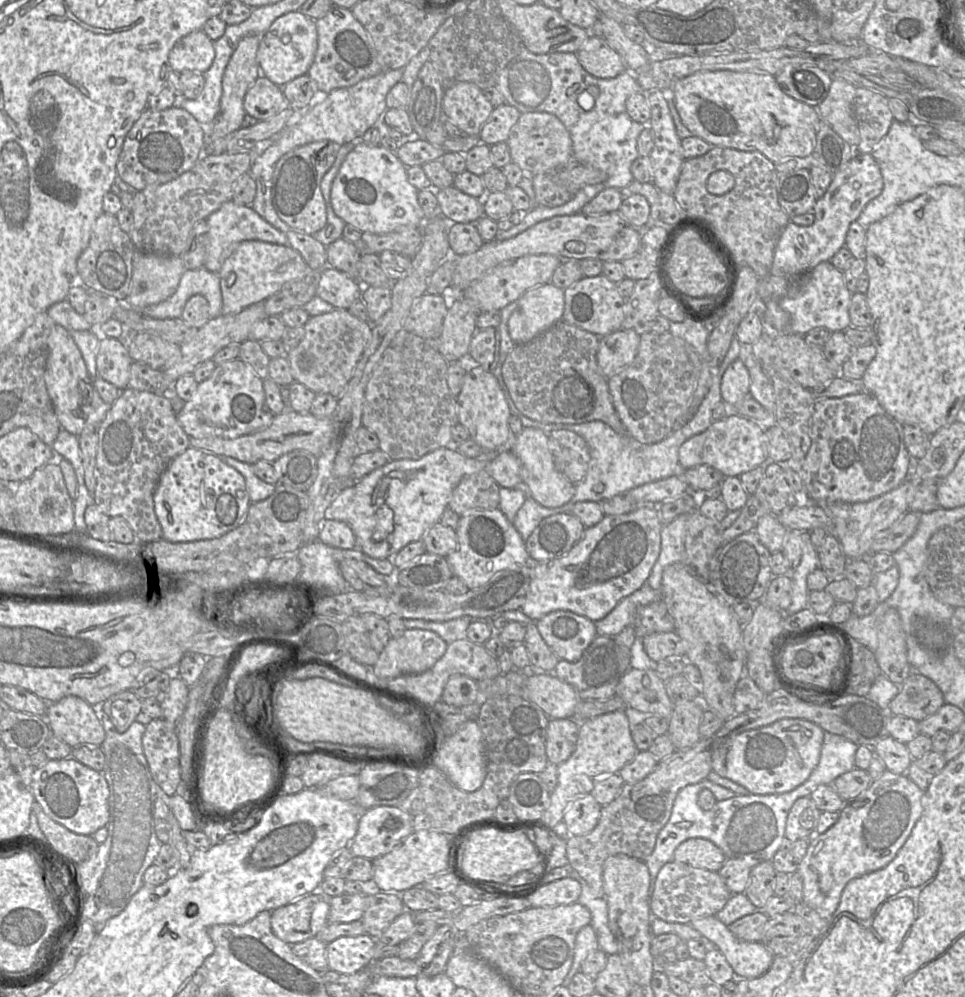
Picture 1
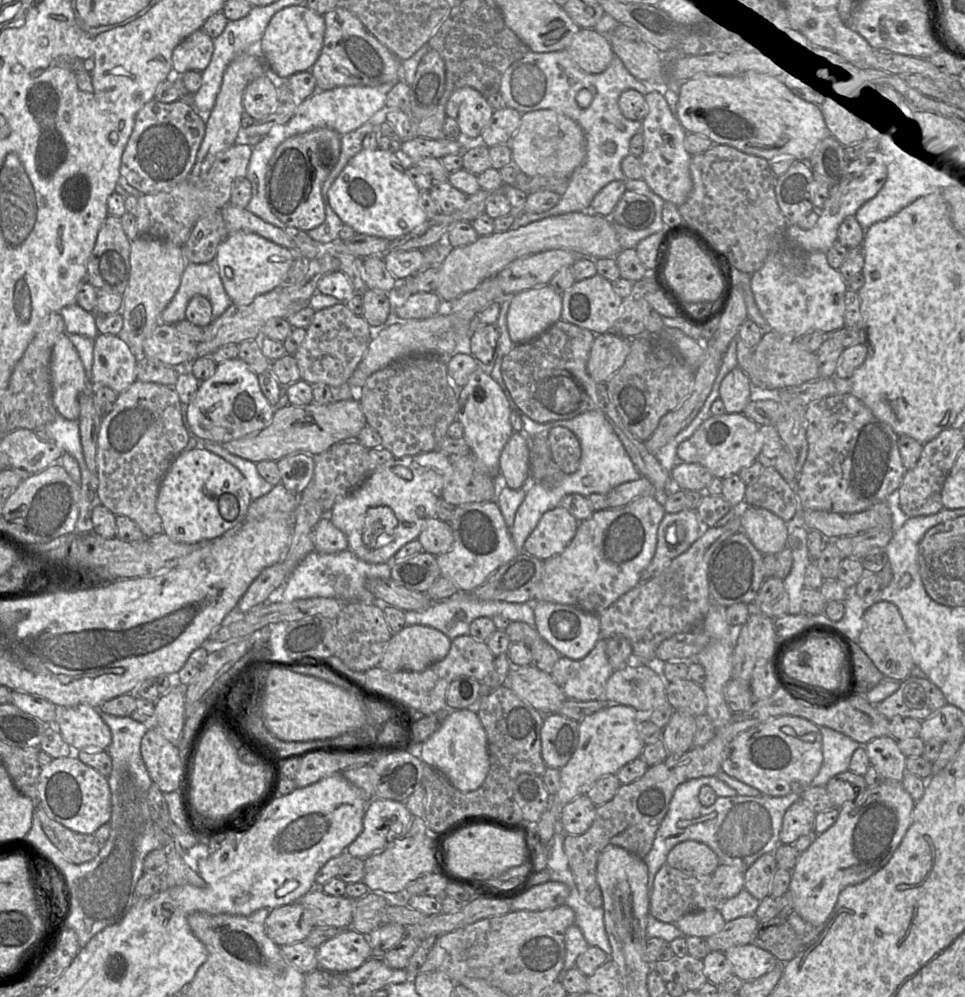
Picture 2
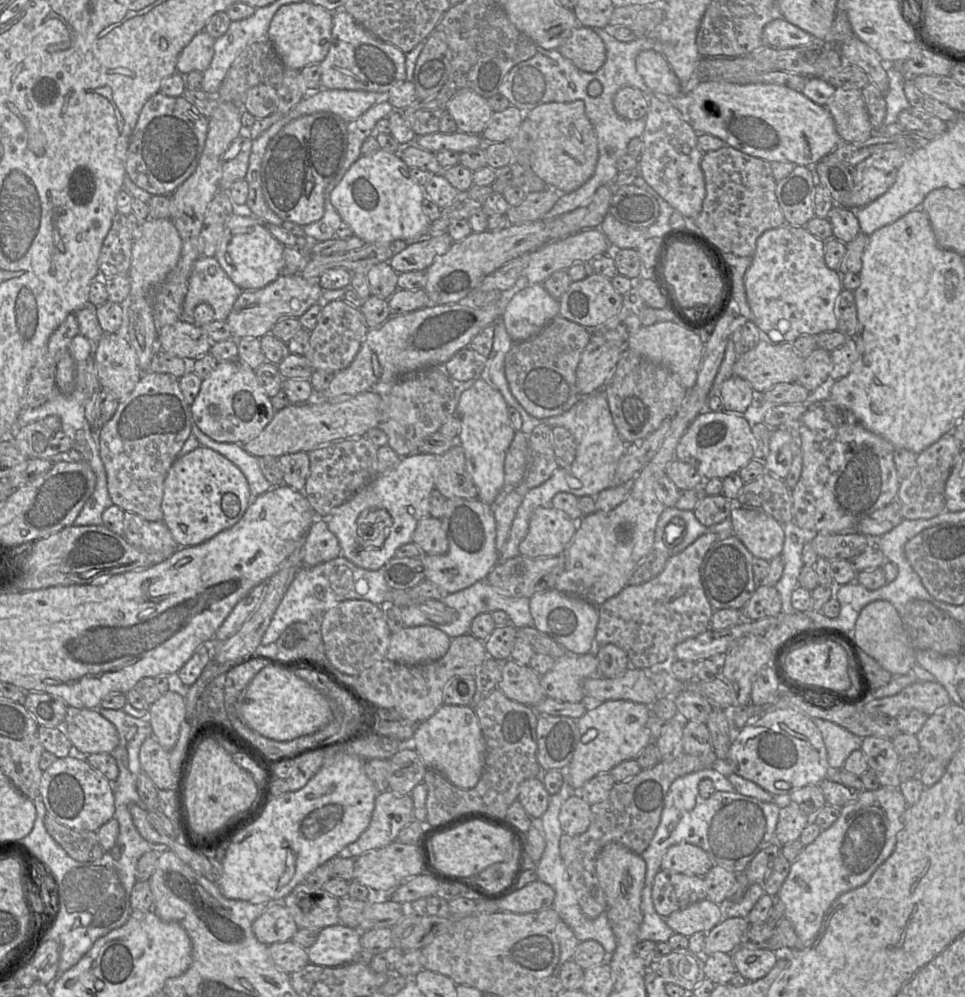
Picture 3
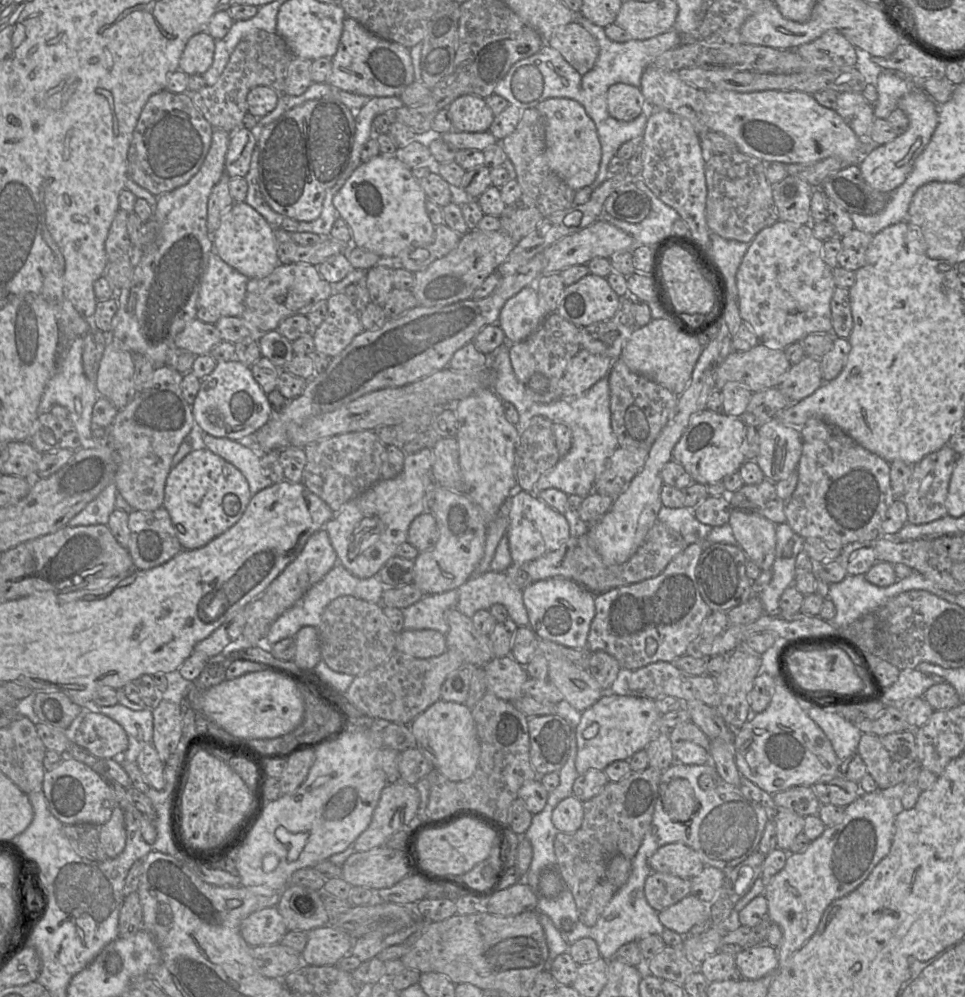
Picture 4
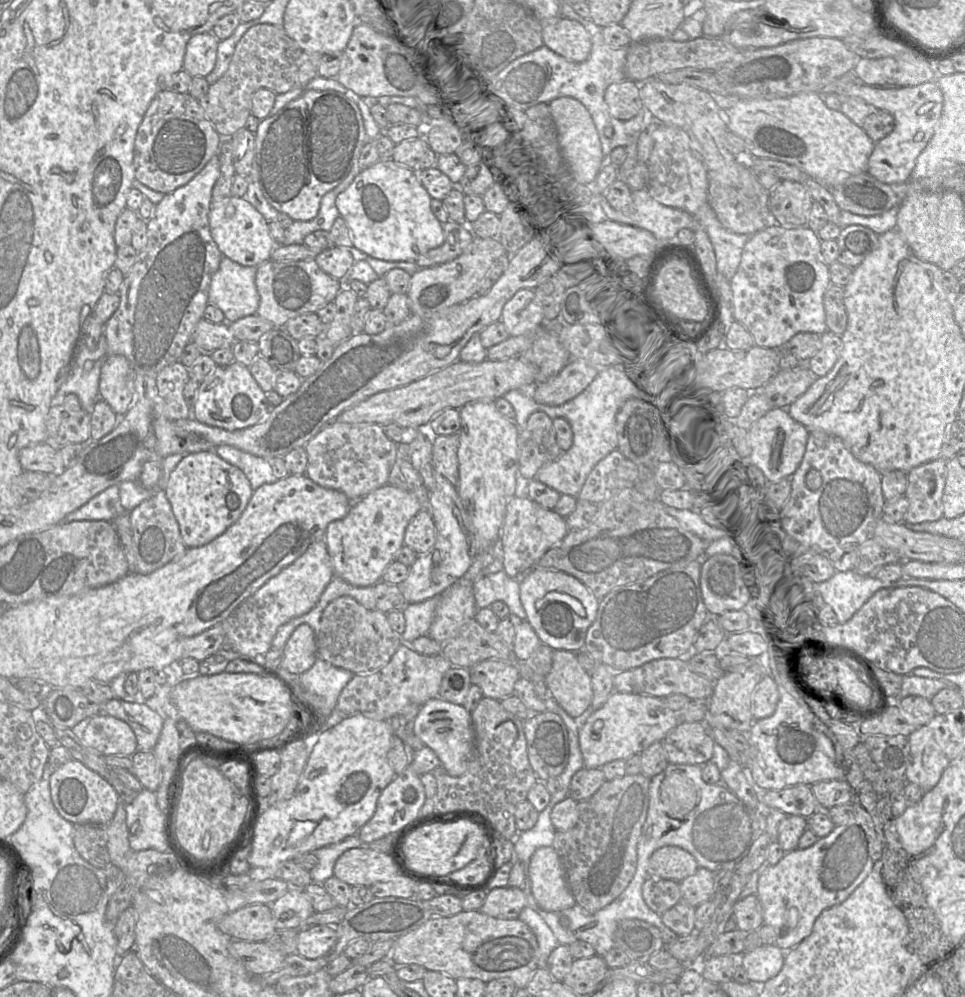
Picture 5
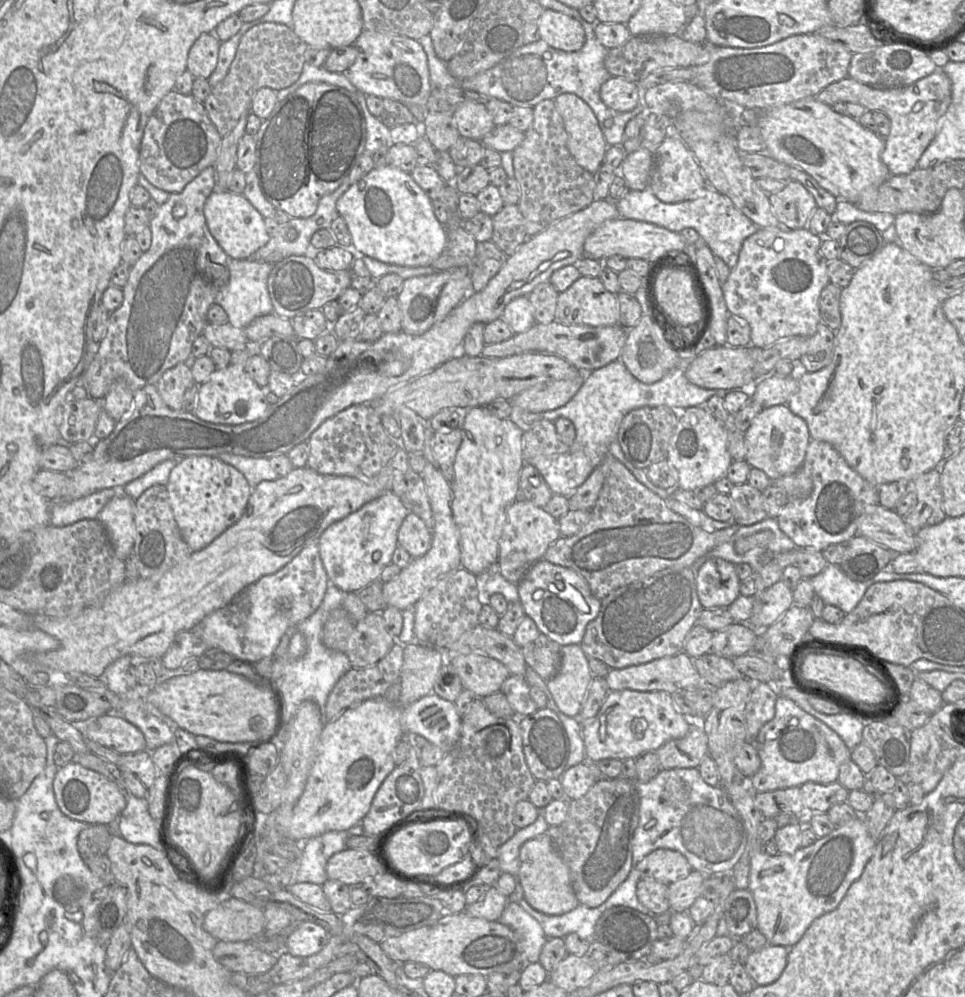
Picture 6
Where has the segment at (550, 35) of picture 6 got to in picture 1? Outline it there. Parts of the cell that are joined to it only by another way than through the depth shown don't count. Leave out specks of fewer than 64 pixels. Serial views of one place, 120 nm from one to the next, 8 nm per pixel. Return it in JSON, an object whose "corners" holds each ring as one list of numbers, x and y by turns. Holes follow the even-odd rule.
{"corners":[[590,35,575,54,581,66,597,78,614,78,626,70,621,56,604,37]]}

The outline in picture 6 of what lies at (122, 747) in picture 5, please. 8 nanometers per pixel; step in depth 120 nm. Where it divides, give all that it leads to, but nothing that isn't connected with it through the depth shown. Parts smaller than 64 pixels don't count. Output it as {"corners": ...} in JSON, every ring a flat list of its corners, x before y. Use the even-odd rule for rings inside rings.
{"corners":[[104,714,87,720,90,720,87,740,113,749,120,755,138,753,147,748,143,732,122,716]]}

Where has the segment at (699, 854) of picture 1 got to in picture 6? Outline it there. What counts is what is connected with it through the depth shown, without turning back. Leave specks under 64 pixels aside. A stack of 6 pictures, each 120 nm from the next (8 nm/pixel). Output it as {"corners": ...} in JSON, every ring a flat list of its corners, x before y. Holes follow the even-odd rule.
{"corners":[[659,848,646,855,636,866,642,879,669,885,689,875,692,867,678,851]]}

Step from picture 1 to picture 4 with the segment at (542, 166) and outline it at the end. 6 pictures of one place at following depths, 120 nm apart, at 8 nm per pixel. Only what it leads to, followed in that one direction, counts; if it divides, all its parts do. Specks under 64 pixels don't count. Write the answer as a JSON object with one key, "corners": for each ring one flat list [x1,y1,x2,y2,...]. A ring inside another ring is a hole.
{"corners":[[548,98,535,108,545,120,545,153,549,168,575,191,592,184,599,170,601,145,596,126,584,107,573,99]]}

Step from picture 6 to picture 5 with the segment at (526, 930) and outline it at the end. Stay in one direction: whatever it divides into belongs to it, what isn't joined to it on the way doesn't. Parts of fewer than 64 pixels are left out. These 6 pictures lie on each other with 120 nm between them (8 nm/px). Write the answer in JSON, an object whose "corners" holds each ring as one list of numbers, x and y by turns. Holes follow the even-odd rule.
{"corners":[[523,908,518,919,531,929,537,939,537,967,546,968,550,953,559,945,557,939,543,918,532,908]]}

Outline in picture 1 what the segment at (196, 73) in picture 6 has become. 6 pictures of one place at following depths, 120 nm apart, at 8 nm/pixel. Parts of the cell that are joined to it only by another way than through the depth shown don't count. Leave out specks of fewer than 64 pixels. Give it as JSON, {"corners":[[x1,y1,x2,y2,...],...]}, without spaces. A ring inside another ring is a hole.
{"corners":[[196,30,182,37,171,48,168,61,173,71,184,70,204,73,215,57,214,43,203,30]]}

